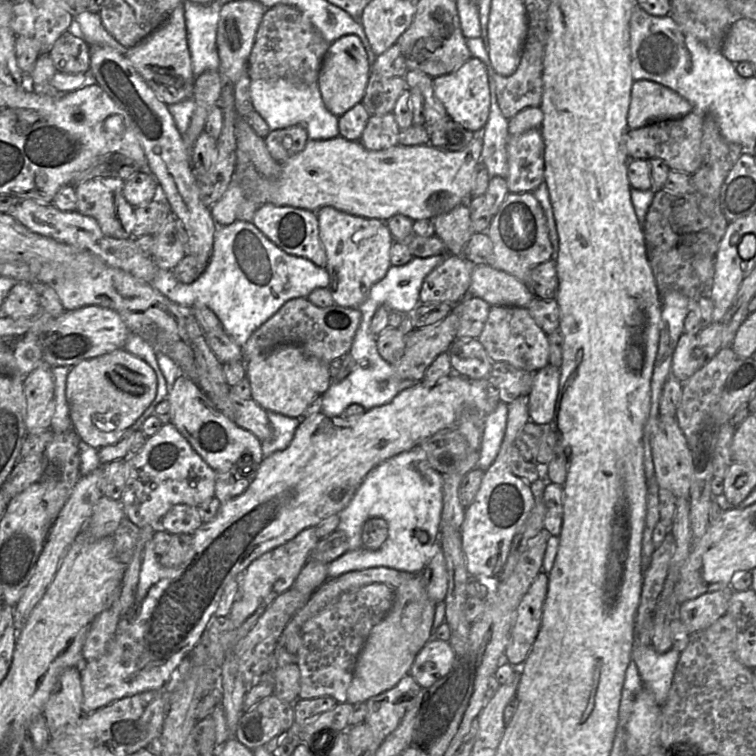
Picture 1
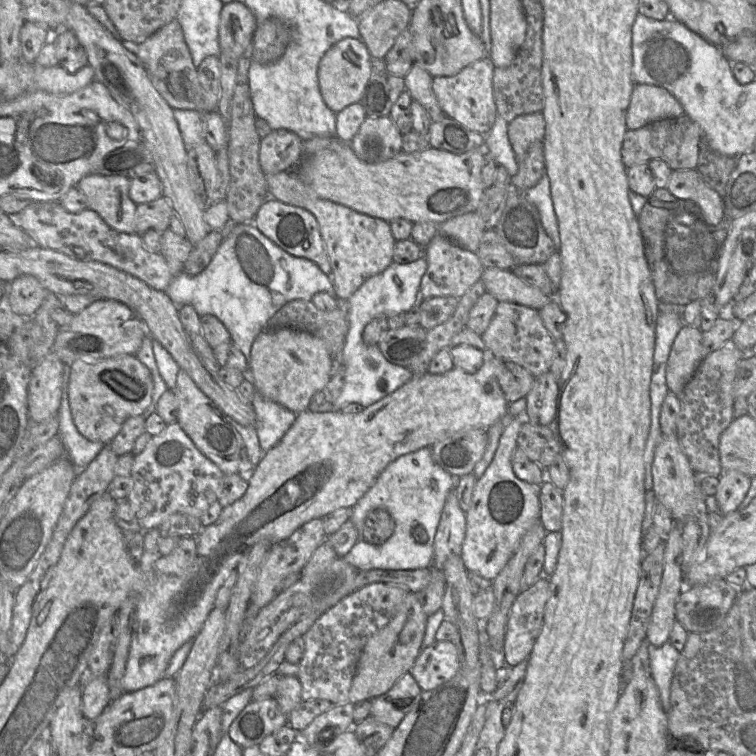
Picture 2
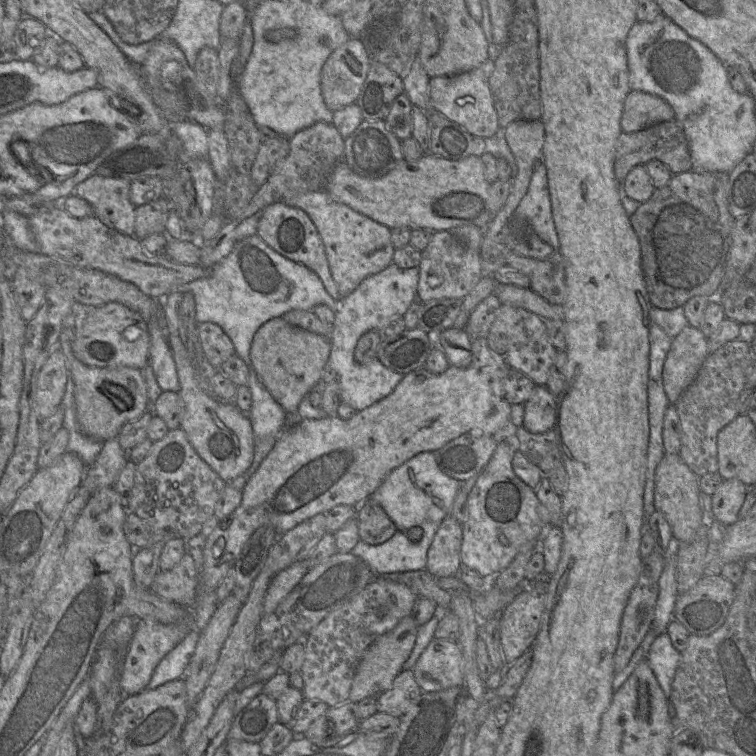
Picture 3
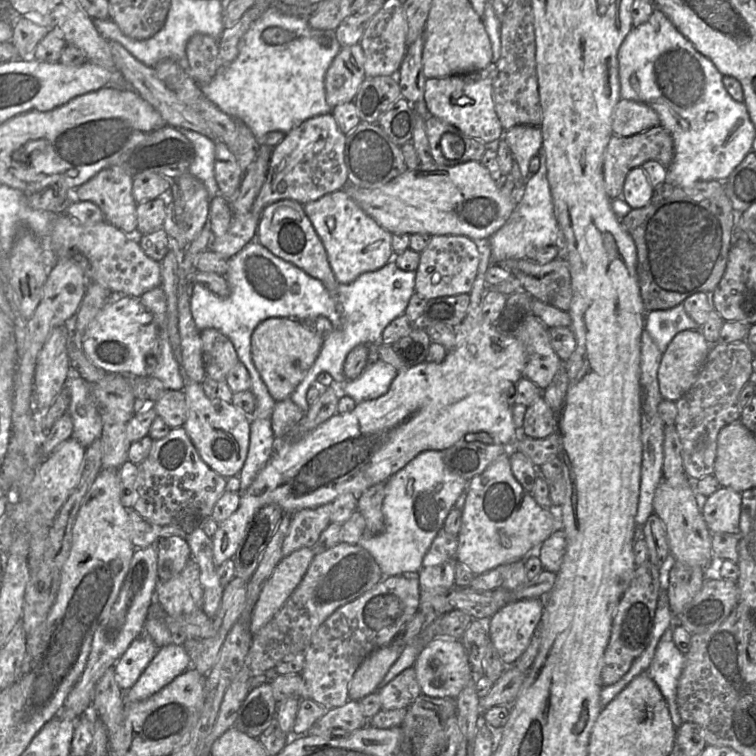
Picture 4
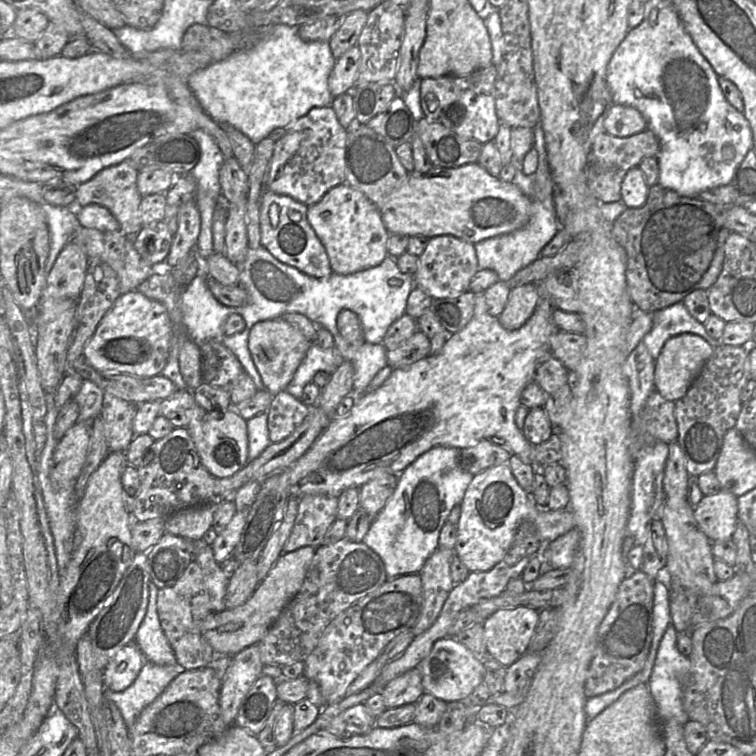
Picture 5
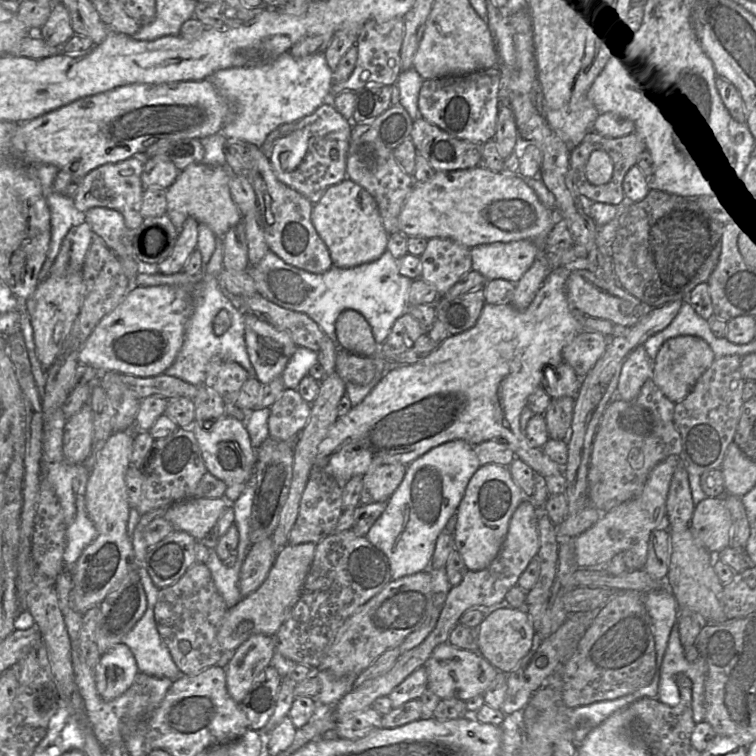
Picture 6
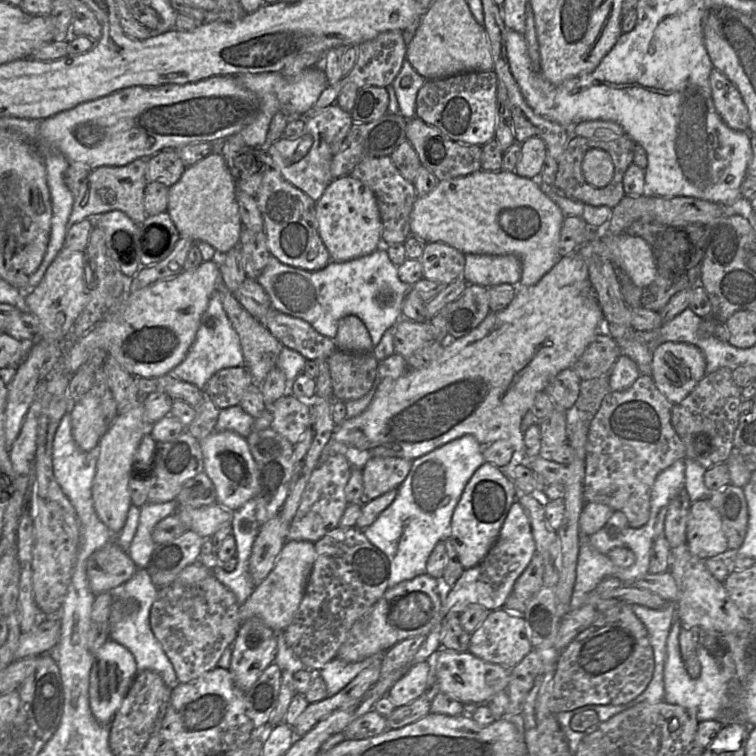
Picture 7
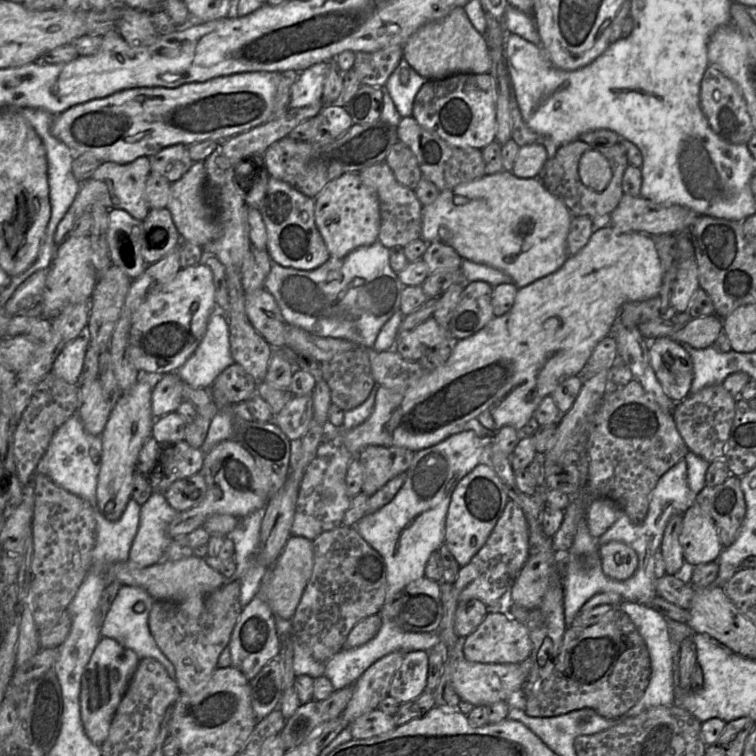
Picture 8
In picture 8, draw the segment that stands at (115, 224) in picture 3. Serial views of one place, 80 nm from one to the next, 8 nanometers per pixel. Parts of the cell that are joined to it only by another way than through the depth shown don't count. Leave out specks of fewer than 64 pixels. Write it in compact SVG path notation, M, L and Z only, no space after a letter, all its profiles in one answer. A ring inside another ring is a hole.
M139 157L127 164L102 162L92 177L81 183L73 203L57 225L54 234L55 243L61 244L70 235L74 222L84 212L89 211L94 202L100 202L107 209L123 209L133 218L144 221L150 211L145 200L146 181L150 173L151 161L149 157Z

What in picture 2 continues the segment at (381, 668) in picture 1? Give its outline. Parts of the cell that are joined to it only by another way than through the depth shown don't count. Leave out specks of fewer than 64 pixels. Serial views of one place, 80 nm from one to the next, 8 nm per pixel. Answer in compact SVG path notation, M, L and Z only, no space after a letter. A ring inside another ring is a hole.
M409 592L398 614L366 642L360 655L357 670L349 691L349 703L372 700L390 690L407 672L423 649L423 638L428 616L415 593Z

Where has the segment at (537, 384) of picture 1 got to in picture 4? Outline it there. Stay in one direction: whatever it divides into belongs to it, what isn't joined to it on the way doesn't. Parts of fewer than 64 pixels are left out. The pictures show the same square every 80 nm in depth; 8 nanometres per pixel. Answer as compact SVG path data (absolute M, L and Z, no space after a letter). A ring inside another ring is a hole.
M539 397L527 407L523 427L520 430L524 435L543 439L556 431L556 410L553 410L545 401Z

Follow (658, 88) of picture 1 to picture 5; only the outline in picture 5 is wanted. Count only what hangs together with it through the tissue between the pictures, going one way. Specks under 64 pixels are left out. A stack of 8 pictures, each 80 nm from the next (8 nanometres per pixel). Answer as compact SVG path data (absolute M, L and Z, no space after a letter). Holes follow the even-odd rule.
M613 104L604 120L605 133L616 137L629 137L647 130L647 122L634 107Z

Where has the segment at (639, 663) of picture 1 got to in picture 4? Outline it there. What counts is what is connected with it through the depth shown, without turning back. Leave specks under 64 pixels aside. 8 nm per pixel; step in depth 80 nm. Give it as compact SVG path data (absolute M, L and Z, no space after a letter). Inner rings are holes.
M672 627L668 628L659 640L647 673L662 693L676 728L683 723L677 706L677 687L684 665L685 655L673 641Z

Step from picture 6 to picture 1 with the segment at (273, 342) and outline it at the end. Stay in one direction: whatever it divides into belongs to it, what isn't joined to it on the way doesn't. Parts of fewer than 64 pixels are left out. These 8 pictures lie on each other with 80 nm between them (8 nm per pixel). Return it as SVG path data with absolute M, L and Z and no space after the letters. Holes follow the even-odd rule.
M281 345L267 355L259 355L246 363L251 396L263 409L289 417L301 418L307 406L331 386L329 364L306 354L295 345Z

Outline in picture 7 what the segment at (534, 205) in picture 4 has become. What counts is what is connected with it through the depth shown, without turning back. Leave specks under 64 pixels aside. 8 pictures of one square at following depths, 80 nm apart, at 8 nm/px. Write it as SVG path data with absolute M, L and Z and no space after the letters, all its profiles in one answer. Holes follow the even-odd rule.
M465 254L462 278L468 284L490 288L499 284L519 285L522 263L515 255Z

